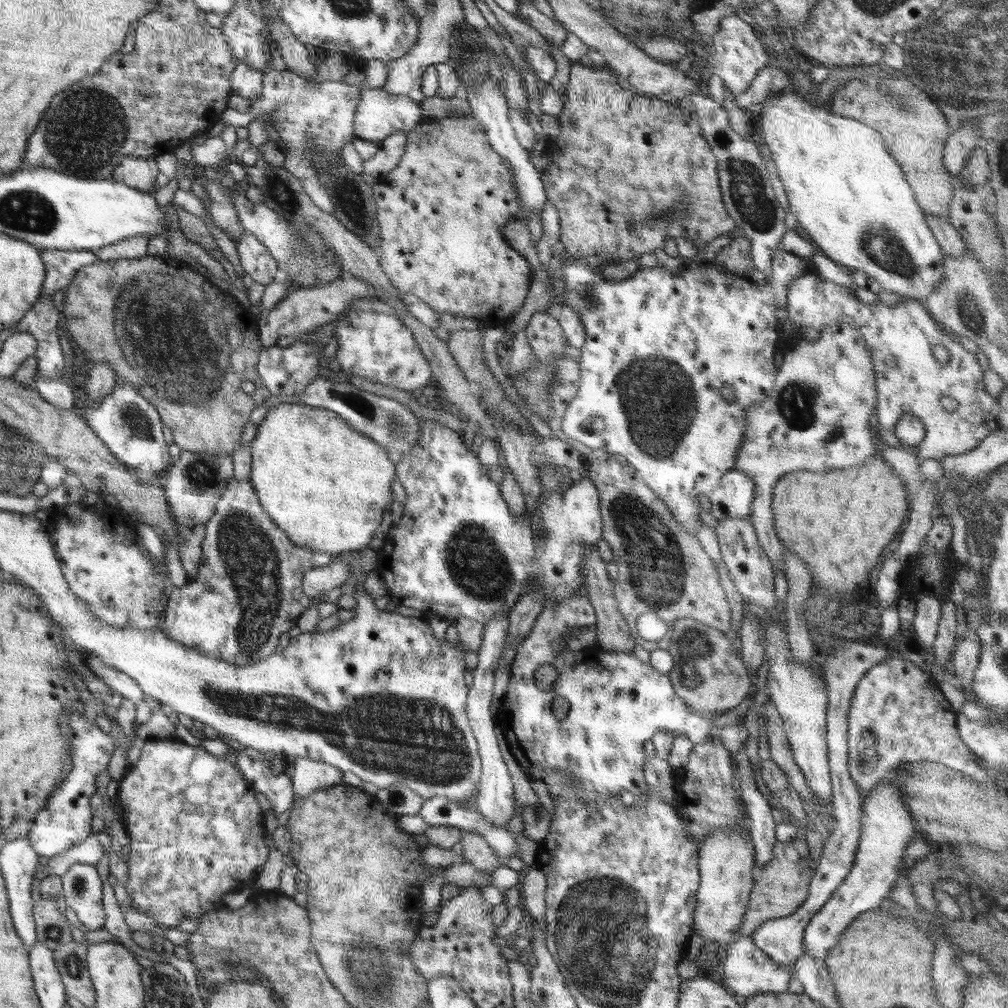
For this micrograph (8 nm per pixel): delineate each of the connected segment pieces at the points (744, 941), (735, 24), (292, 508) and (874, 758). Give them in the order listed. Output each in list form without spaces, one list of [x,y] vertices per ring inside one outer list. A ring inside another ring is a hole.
[[[739,936],[736,941],[728,945],[722,972],[724,972],[722,984],[728,991],[733,995],[746,998],[755,996],[755,994],[786,993],[788,984],[794,977],[792,966],[778,965],[766,951],[758,949],[752,936]]]
[[[728,15],[720,20],[719,29],[713,35],[713,45],[716,54],[712,57],[710,73],[717,74],[723,80],[726,92],[739,97],[749,86],[760,69],[773,64],[766,43],[760,39],[755,30],[738,15]]]
[[[280,403],[257,425],[256,436],[249,448],[252,458],[249,481],[256,489],[258,503],[292,542],[331,555],[359,552],[369,546],[379,530],[384,512],[392,504],[390,484],[397,477],[397,458],[382,445],[352,429],[332,410],[304,403]]]
[[[888,658],[873,666],[859,680],[847,715],[847,766],[857,792],[868,795],[902,762],[930,760],[972,777],[978,763],[960,739],[956,720],[939,682],[909,659]]]

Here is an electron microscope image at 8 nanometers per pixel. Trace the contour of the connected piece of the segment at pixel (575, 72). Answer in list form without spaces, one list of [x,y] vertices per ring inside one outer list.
[[[572,62],[570,80],[565,87],[562,113],[557,117],[559,118],[560,133],[554,137],[554,140],[547,143],[545,152],[550,156],[550,161],[546,164],[541,179],[548,202],[552,202],[552,206],[558,208],[558,216],[560,216],[559,241],[564,244],[565,251],[569,255],[574,255],[576,258],[585,258],[591,254],[601,255],[605,262],[611,264],[633,262],[637,261],[643,254],[651,254],[656,249],[663,249],[666,238],[690,238],[693,241],[698,240],[703,246],[704,243],[715,240],[722,234],[730,233],[736,227],[734,220],[730,218],[730,214],[724,208],[716,158],[702,136],[696,112],[692,111],[690,116],[685,116],[680,106],[680,100],[675,103],[668,103],[657,97],[642,96],[622,88],[618,84],[618,76],[606,66],[591,68],[580,62]]]

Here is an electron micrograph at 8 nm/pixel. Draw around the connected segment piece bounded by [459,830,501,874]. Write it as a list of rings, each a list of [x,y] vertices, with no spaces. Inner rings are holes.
[[[462,830],[462,837],[459,842],[466,863],[474,866],[476,870],[480,870],[484,874],[490,874],[501,865],[494,850],[488,845],[486,839],[478,833]]]

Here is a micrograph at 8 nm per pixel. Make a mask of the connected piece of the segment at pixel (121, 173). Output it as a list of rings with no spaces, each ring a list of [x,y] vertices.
[[[126,157],[117,166],[112,178],[139,191],[149,192],[156,189],[156,176],[160,174],[156,159],[153,157]]]

